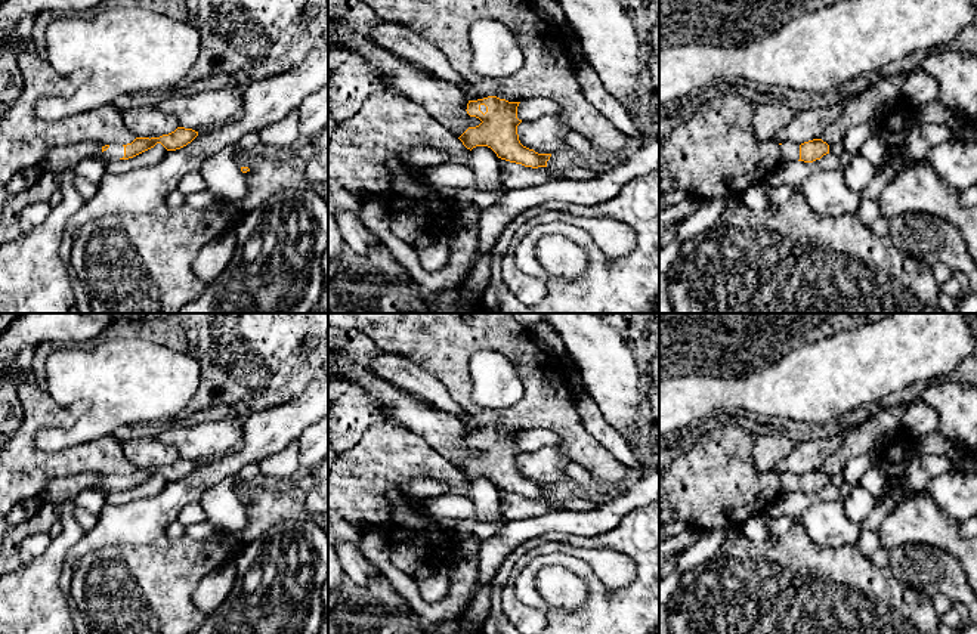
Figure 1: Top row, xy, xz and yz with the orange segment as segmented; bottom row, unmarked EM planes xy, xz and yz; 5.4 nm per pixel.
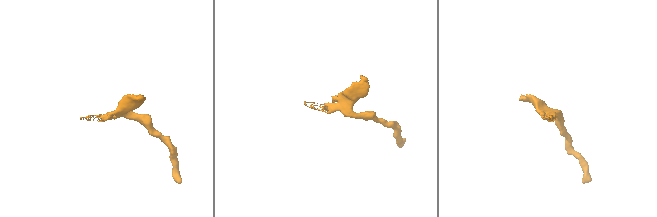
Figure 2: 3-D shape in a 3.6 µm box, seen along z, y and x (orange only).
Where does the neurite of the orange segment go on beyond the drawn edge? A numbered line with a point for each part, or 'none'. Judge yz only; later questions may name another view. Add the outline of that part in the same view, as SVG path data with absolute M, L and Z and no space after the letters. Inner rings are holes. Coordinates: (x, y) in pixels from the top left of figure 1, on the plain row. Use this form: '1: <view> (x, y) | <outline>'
1: yz (790, 482) | M783 473L780 476L782 492L798 492L800 491L800 476L795 473Z

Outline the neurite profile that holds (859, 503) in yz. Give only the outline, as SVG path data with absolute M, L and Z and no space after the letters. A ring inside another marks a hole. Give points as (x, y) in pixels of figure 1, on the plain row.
M860 485L851 488L842 502L845 513L856 525L862 525L876 505L875 497Z

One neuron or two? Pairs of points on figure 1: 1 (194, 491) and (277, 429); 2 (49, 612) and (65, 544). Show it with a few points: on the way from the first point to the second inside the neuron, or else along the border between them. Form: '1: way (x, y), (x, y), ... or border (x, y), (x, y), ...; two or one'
1: way (215, 470), (243, 457), (256, 445); one
2: way (49, 596), (49, 565), (52, 560); one

